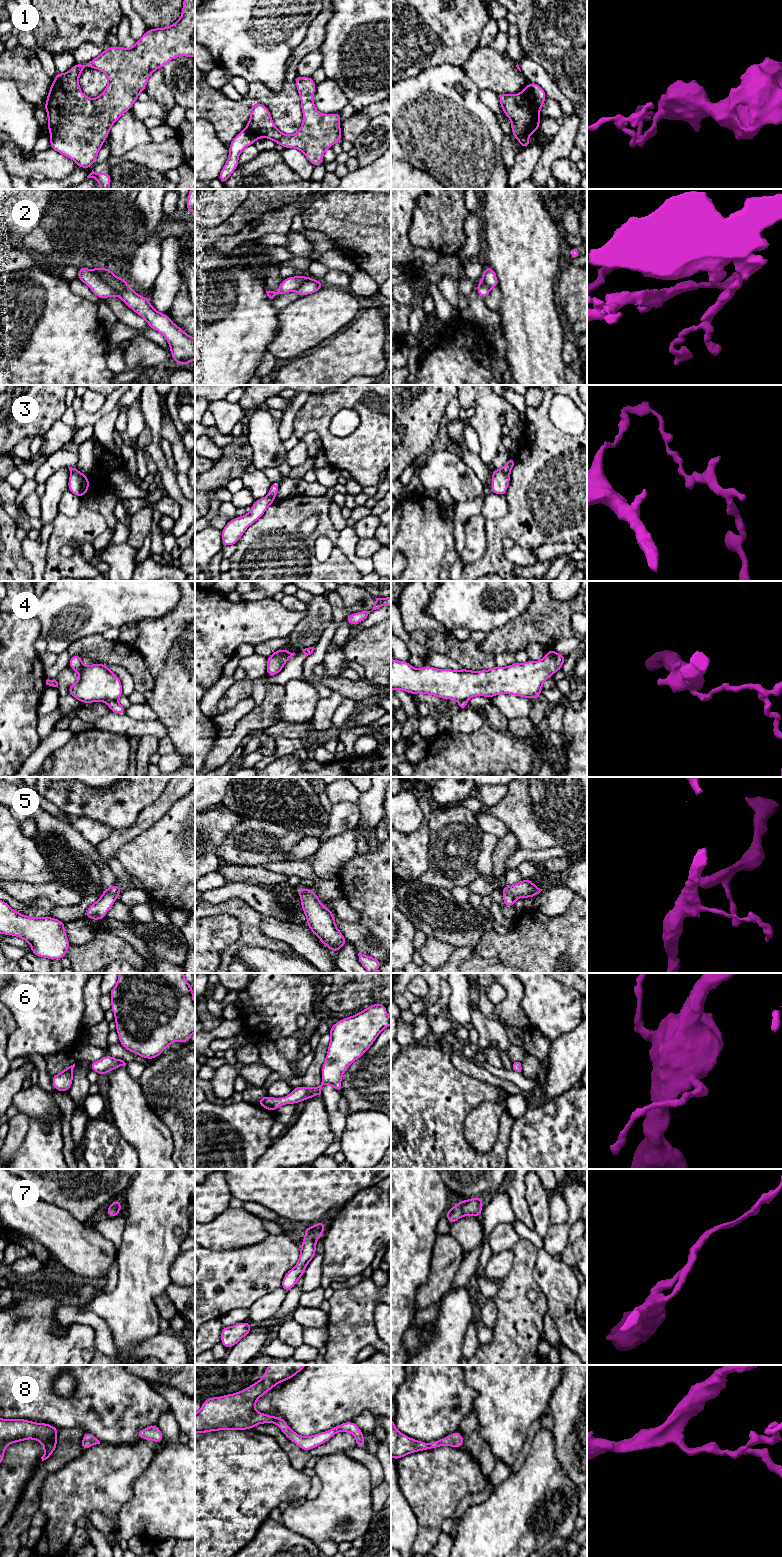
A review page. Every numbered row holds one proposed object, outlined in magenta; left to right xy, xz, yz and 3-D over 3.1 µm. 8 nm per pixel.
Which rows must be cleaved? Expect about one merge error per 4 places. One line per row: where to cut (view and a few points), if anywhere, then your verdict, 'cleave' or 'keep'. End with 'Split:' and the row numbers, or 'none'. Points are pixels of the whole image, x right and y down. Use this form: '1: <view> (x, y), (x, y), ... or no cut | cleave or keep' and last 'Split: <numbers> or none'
1: yz (526, 86), (531, 98), (540, 107) | cleave
2: xy (92, 271), (103, 279), (117, 294) | cleave
3: yz (501, 469), (508, 475) | cleave
4: xy (116, 700), (111, 700), (107, 703) | cleave
5: no cut | keep
6: no cut | keep
7: no cut | keep
8: no cut | keep
Split: 1, 2, 3, 4

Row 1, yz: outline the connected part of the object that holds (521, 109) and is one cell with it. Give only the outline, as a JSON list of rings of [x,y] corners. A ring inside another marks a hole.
[[[527,86],[518,94],[498,94],[505,115],[511,120],[511,131],[522,149],[530,147],[529,135],[539,131],[541,107],[532,99]]]

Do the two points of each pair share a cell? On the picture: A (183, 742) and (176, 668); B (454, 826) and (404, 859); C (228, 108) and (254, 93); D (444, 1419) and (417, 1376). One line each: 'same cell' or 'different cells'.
A: same cell
B: different cells
C: same cell
D: same cell

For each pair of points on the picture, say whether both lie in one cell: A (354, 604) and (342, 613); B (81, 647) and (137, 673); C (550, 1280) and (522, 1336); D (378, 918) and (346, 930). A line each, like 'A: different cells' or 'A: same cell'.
A: different cells
B: same cell
C: different cells
D: different cells

